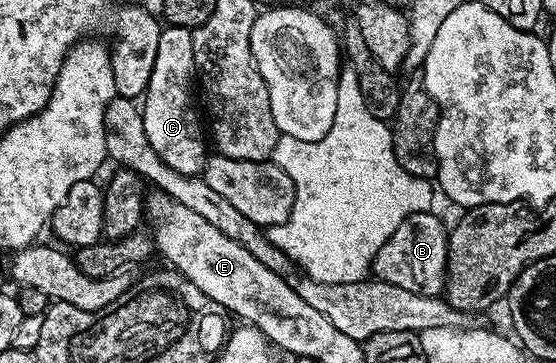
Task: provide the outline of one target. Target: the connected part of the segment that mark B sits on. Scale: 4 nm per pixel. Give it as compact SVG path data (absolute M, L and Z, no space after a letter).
M435 212L415 213L407 217L394 235L376 252L374 273L377 278L406 287L406 291L435 297L443 290L444 271L448 267L449 230L435 217Z

